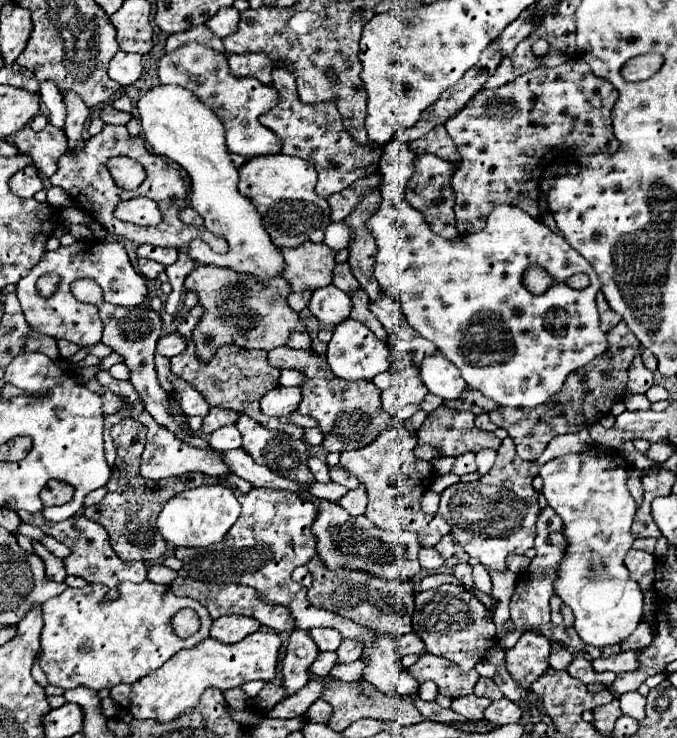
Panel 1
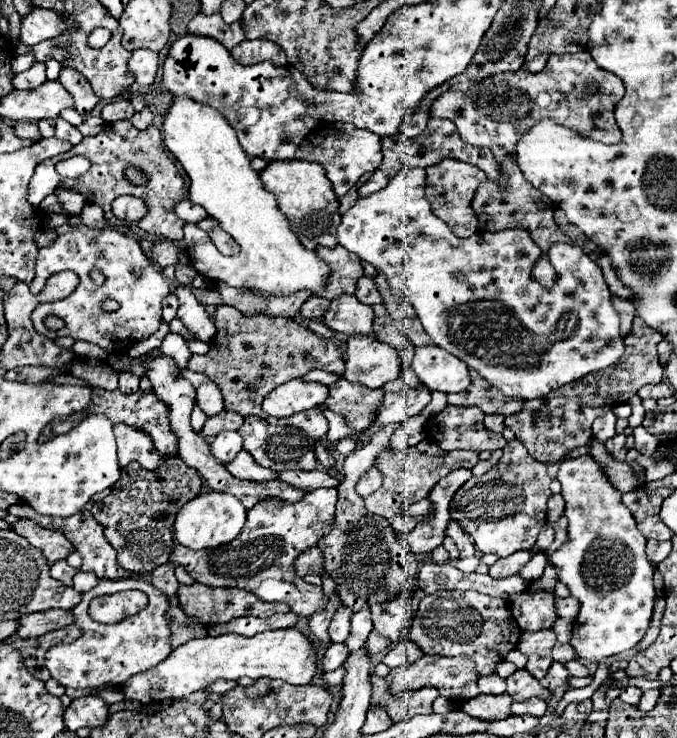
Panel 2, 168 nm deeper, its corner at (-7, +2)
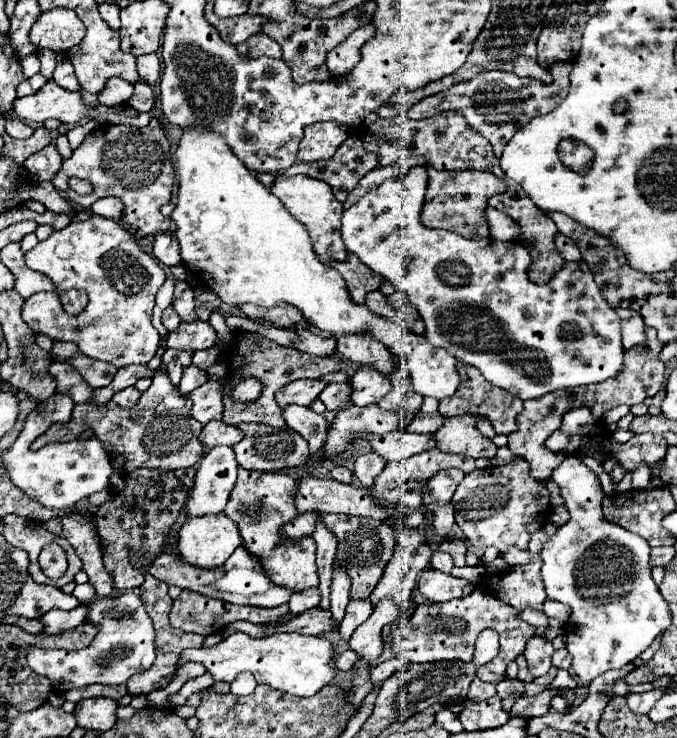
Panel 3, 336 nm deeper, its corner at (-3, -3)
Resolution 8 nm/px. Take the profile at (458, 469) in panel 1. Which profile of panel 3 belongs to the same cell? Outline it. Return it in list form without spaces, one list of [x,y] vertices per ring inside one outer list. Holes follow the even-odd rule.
[[[430,449],[430,451],[424,451],[424,453],[418,453],[418,455],[410,457],[404,463],[386,463],[384,471],[374,481],[372,495],[376,499],[380,499],[382,503],[394,503],[396,507],[400,507],[404,511],[414,511],[414,509],[418,509],[422,505],[422,493],[420,493],[422,483],[426,483],[440,469],[450,469],[450,467],[458,467],[464,473],[470,473],[470,471],[476,469],[475,459],[466,457],[466,455],[442,453],[440,449]]]

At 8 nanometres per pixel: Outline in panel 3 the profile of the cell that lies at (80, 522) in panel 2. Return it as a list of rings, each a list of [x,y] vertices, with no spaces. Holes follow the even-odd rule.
[[[68,515],[62,519],[52,519],[50,523],[44,523],[44,527],[48,527],[58,537],[68,539],[68,543],[74,547],[74,551],[84,563],[82,569],[88,575],[88,583],[94,585],[96,597],[108,597],[112,593],[112,583],[110,575],[106,575],[102,551],[98,547],[98,537],[94,535],[90,521],[86,521],[80,515]]]

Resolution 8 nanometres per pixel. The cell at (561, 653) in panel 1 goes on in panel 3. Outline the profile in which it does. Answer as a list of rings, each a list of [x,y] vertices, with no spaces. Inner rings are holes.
[[[566,649],[556,651],[552,657],[552,665],[558,669],[570,669],[570,663],[572,663],[572,659],[570,659],[570,653]]]

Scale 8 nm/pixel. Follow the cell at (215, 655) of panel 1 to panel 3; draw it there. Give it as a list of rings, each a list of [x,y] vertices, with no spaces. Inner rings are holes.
[[[234,633],[210,649],[206,647],[186,649],[178,661],[178,667],[184,661],[202,663],[206,671],[212,673],[214,681],[232,683],[236,675],[240,675],[242,671],[250,671],[258,683],[264,683],[268,687],[298,697],[316,695],[322,687],[326,687],[336,677],[332,643],[324,637],[308,637],[300,633],[274,633],[262,639],[254,639],[246,633]]]

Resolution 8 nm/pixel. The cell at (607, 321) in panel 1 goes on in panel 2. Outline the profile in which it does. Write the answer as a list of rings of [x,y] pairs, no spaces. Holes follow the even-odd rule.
[[[618,296],[612,298],[612,306],[614,306],[614,310],[616,310],[618,316],[620,316],[620,334],[626,336],[626,334],[630,332],[630,328],[632,328],[632,320],[634,320],[634,316],[636,316],[636,314],[634,314],[634,306],[632,306],[630,300],[618,298]]]

